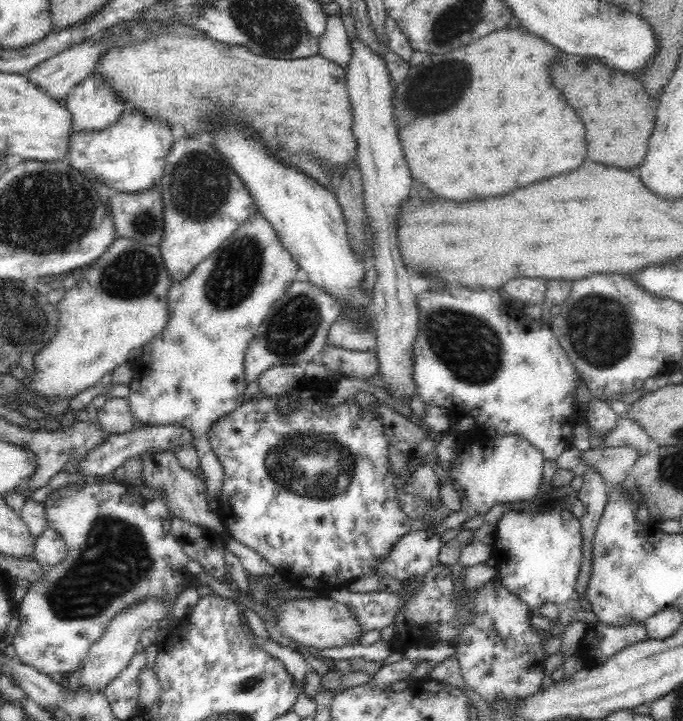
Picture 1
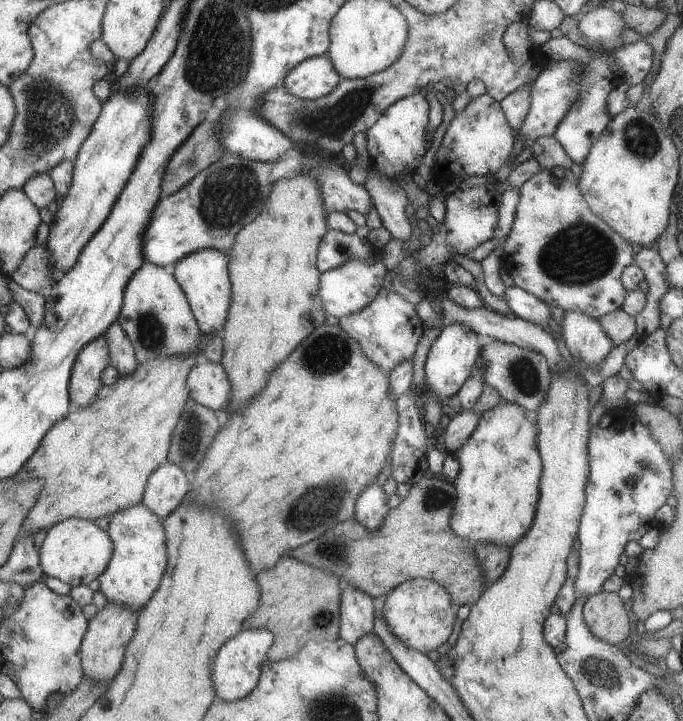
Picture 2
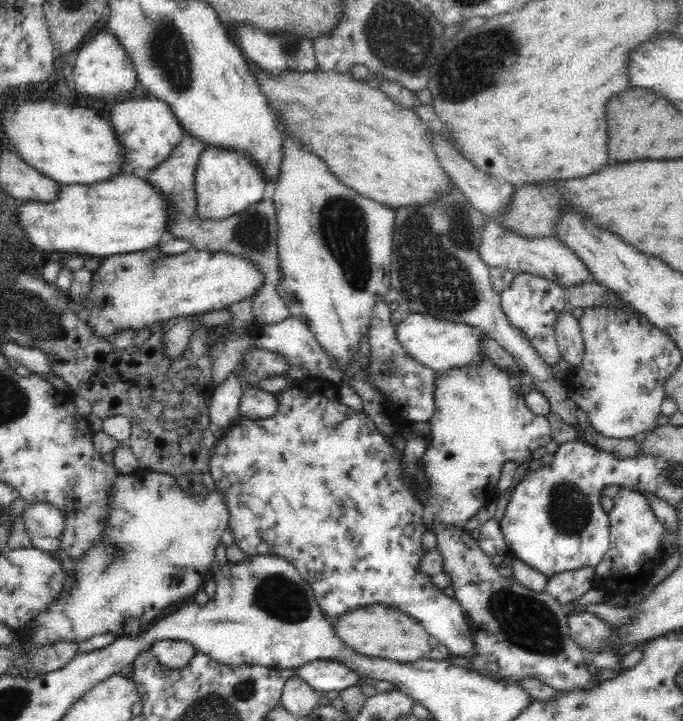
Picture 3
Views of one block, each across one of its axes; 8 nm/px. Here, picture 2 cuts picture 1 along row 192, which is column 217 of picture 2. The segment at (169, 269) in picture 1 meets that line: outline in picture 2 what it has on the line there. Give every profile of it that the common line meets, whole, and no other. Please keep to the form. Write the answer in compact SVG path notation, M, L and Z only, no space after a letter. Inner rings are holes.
M225 151L216 162L201 170L190 182L187 182L174 194L161 197L155 204L150 222L141 238L143 262L159 267L169 264L174 266L182 257L197 250L216 249L228 252L232 248L237 232L252 222L265 207L266 197L269 195L272 185L277 180L293 179L298 175L310 177L310 180L316 183L325 213L356 211L361 215L366 215L374 206L364 186L351 182L345 170L331 160L317 160L317 158L305 158L303 154L295 154L295 156L283 156L278 162L261 163L249 161Z

